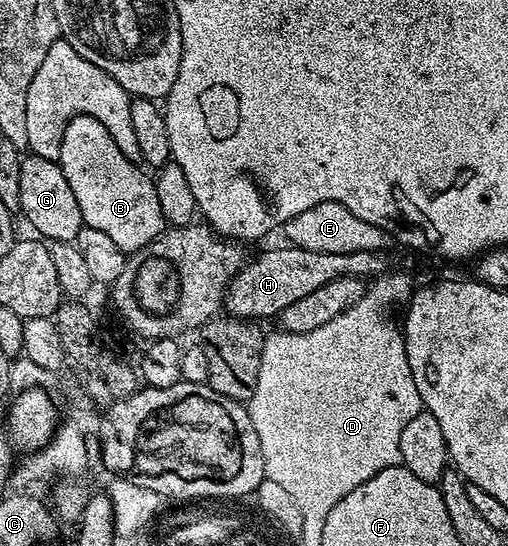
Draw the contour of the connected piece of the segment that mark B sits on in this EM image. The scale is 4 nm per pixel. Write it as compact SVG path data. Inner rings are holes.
M76 115L67 123L66 128L62 130L62 144L56 162L62 168L64 178L76 197L76 205L80 205L82 222L85 226L100 229L100 233L106 234L114 244L120 245L120 249L127 253L149 248L150 243L162 234L164 220L154 188L155 180L150 175L146 176L141 171L143 168L135 160L120 153L120 145L112 141L112 133L108 133L108 129L104 129L104 125L96 121L96 117Z

